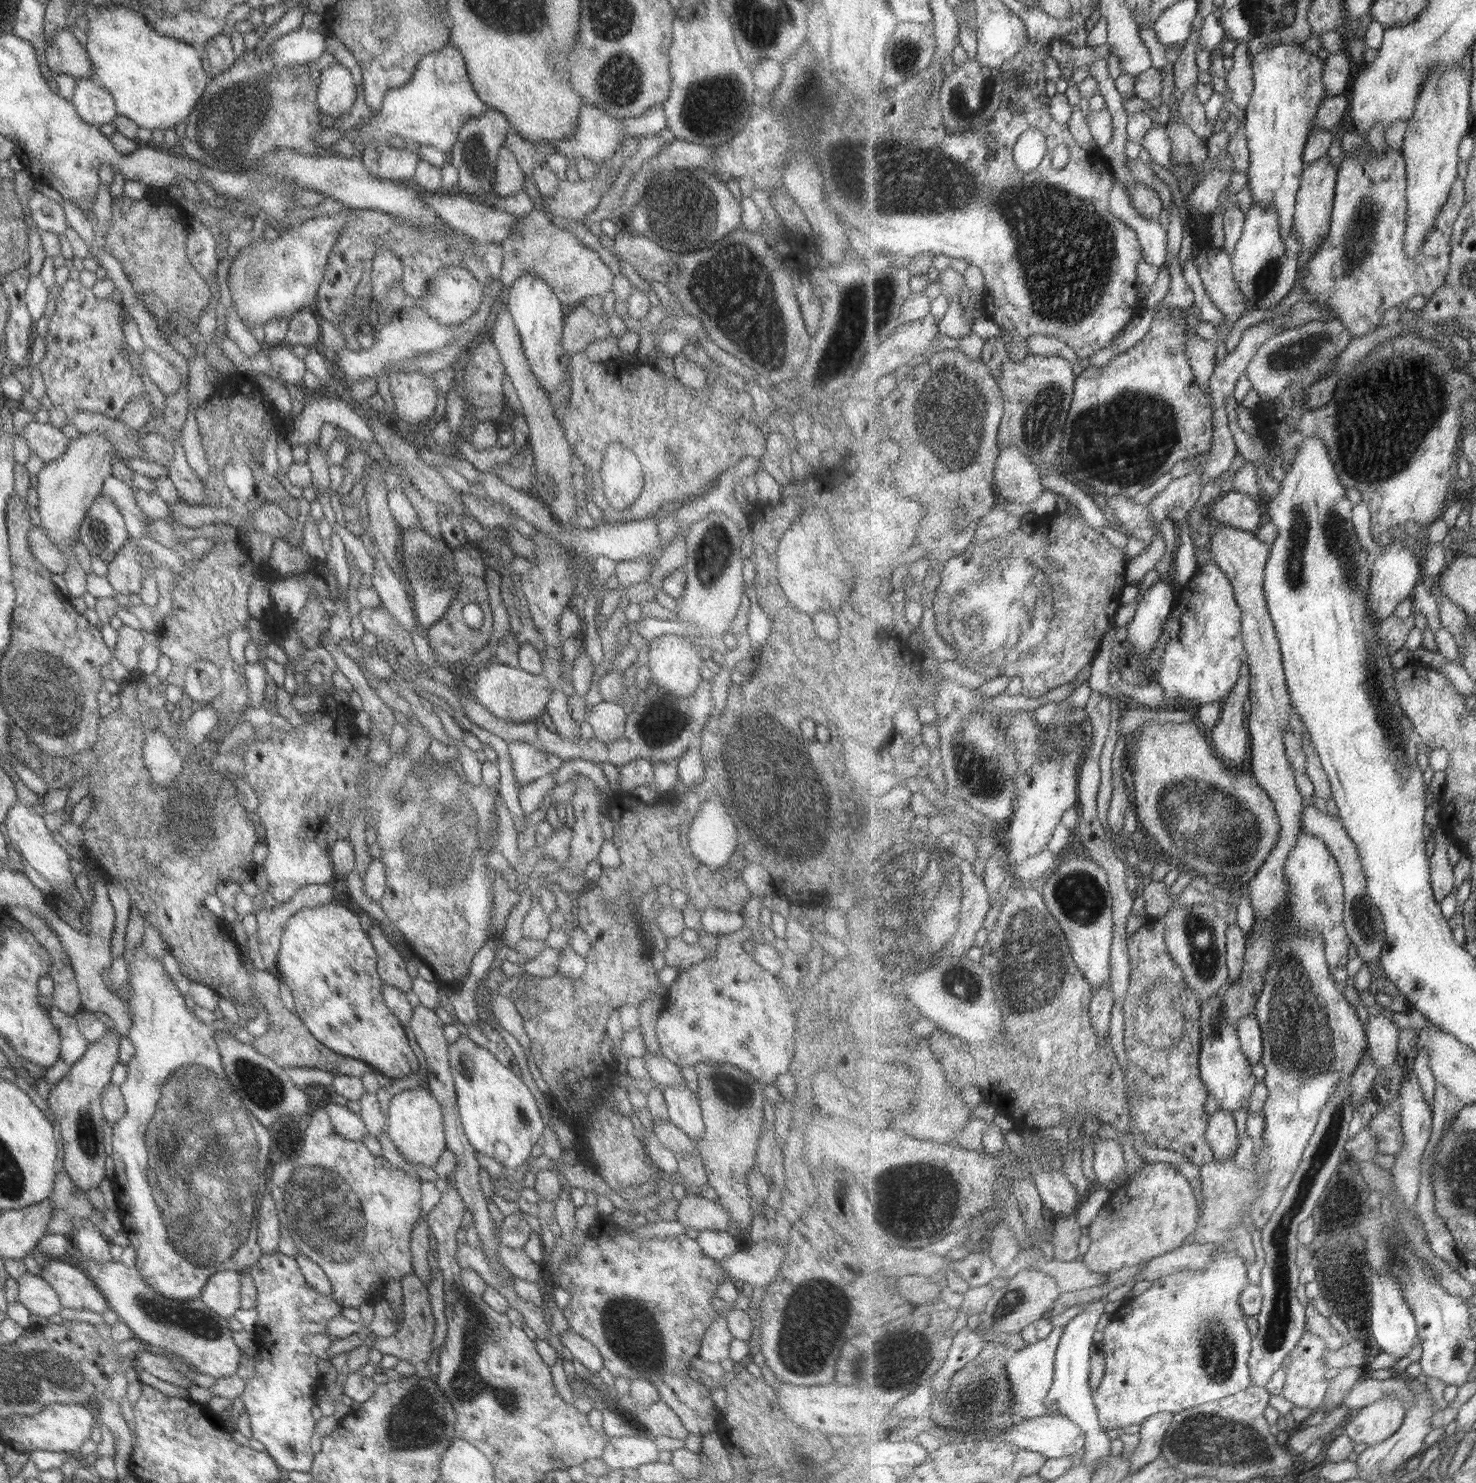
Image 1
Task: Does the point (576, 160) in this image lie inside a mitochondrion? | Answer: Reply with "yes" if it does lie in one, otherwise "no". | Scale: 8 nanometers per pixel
no

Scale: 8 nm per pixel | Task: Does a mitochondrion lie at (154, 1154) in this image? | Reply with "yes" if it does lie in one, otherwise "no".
yes

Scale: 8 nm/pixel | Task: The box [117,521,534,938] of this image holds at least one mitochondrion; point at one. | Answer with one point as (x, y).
(194, 849)

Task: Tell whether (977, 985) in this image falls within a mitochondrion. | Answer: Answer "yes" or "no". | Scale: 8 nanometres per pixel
yes

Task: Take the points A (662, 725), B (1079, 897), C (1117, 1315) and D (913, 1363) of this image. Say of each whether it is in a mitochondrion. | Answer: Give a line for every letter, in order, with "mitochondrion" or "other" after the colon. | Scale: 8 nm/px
A: mitochondrion
B: mitochondrion
C: other
D: mitochondrion

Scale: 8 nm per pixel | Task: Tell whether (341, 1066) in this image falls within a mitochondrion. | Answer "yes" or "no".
no

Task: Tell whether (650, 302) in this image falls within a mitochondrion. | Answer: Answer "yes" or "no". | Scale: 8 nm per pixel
no

